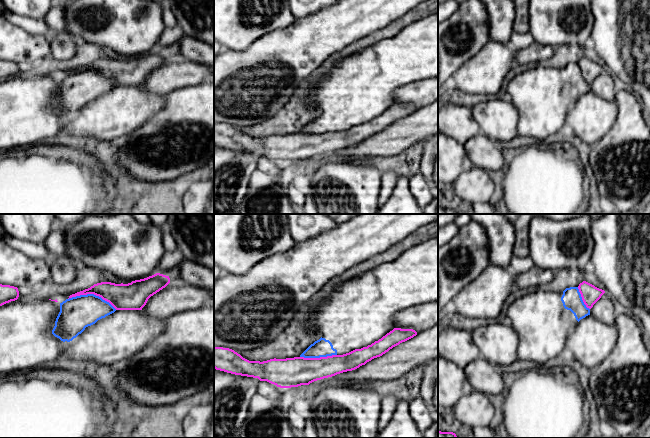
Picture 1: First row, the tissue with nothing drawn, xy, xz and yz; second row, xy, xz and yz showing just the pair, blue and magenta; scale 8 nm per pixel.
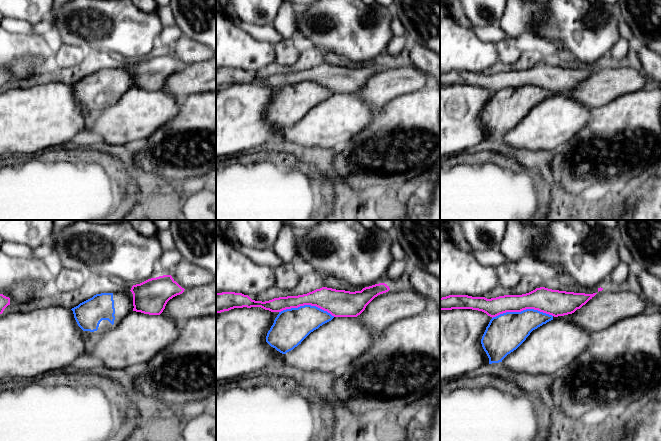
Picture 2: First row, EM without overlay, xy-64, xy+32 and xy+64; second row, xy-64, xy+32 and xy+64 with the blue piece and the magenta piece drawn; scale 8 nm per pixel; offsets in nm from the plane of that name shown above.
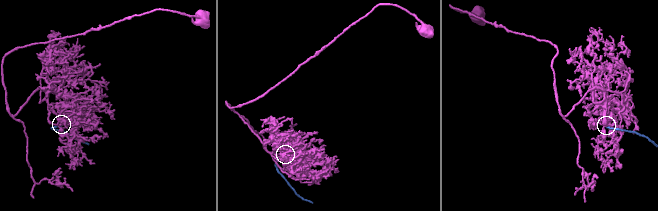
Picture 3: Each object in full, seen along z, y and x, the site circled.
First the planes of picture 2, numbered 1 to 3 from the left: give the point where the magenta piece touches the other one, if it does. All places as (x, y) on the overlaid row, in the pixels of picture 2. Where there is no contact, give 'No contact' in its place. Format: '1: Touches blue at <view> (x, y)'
1: No contact
2: Touches blue at xy+32 (307, 305)
3: Touches blue at xy+64 (523, 310)

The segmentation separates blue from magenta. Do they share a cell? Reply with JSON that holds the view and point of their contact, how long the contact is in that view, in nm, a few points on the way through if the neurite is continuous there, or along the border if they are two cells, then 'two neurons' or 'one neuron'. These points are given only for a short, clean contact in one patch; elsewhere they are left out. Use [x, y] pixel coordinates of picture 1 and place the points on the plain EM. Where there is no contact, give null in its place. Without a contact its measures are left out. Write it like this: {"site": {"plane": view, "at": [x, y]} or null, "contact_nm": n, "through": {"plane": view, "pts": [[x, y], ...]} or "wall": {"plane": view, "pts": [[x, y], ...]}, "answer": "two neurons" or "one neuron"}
{"site": {"plane": "xy", "at": [92, 70]}, "contact_nm": 400, "answer": "two neurons"}

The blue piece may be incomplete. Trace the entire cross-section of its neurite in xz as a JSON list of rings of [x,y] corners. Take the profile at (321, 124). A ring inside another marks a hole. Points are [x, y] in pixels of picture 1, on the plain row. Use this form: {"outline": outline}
{"outline": [[[438,14],[411,23],[396,35],[336,61],[326,76],[305,83],[300,91],[306,105],[316,107],[321,114],[300,133],[343,131],[367,123],[394,105],[397,89],[435,77],[438,77]]]}

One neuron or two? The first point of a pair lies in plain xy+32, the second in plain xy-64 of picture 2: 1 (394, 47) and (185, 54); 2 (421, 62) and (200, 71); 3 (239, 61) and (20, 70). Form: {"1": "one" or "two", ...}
{"1": "two", "2": "two", "3": "two"}

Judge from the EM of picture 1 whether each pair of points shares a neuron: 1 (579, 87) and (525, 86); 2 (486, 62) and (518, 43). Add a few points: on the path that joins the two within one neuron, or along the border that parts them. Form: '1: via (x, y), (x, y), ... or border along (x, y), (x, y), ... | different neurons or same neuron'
1: via (566, 86), (538, 86) | same neuron
2: border along (508, 43), (514, 50) | different neurons

